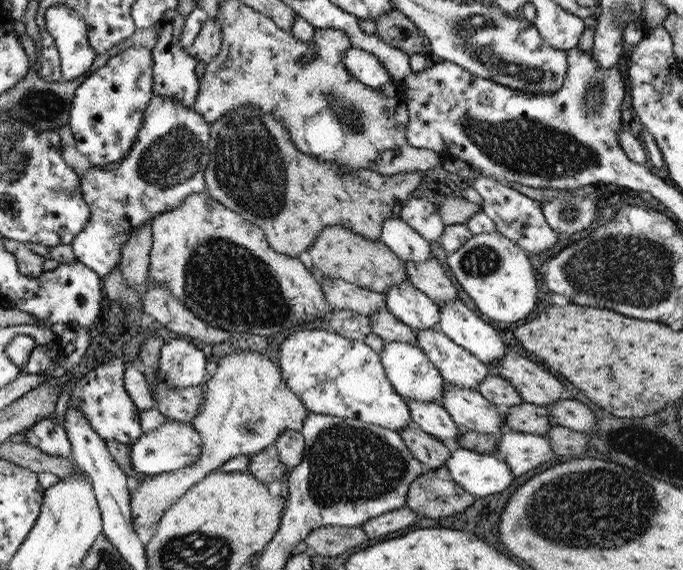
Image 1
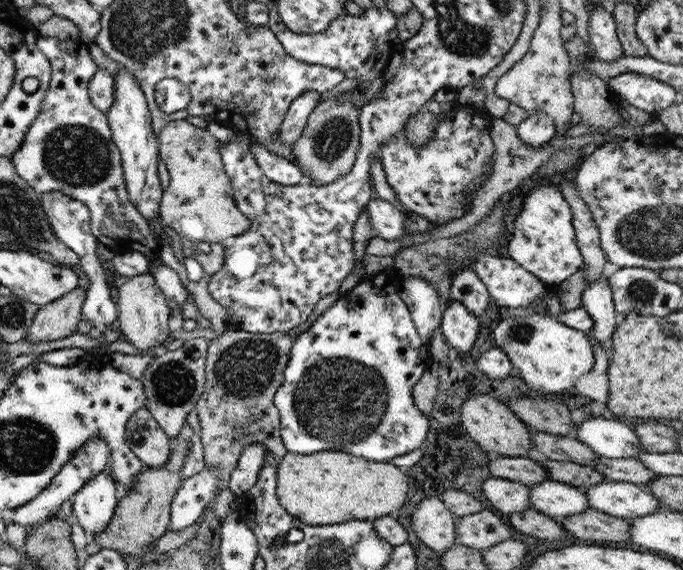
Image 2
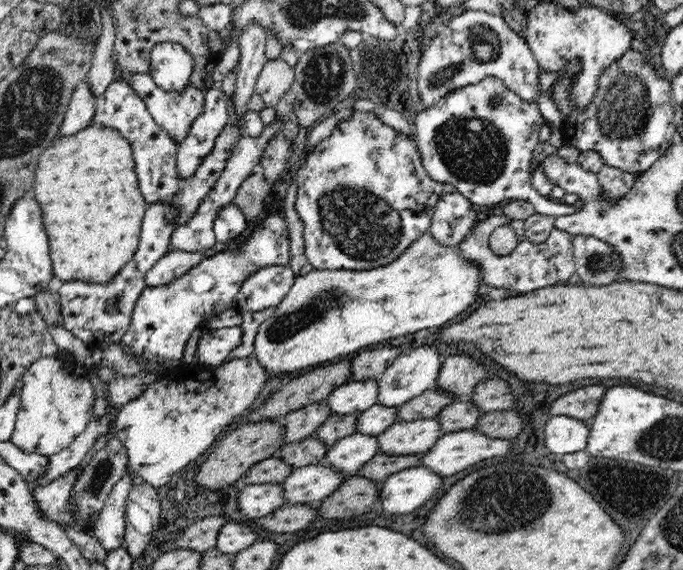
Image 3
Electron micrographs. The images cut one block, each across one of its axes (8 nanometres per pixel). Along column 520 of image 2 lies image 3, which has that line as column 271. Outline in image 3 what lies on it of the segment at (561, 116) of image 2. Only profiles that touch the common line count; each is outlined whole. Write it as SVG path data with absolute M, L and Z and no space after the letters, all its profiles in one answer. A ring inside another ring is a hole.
M280 56L267 59L262 66L254 92L264 101L264 108L275 108L282 94L293 86L295 69Z

